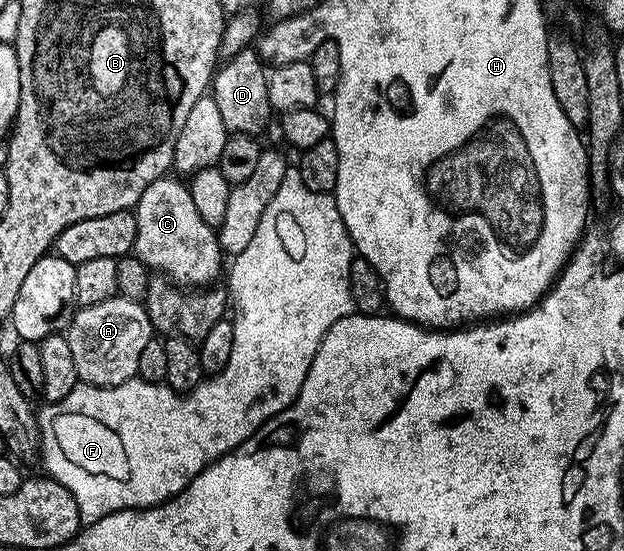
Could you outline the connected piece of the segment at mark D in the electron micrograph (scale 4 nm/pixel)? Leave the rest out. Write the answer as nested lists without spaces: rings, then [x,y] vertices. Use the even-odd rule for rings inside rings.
[[[252,49],[240,51],[224,62],[219,64],[210,84],[211,94],[218,101],[218,109],[222,112],[222,125],[226,125],[226,129],[233,135],[263,136],[268,122],[274,118],[268,92],[269,72],[265,64]]]

